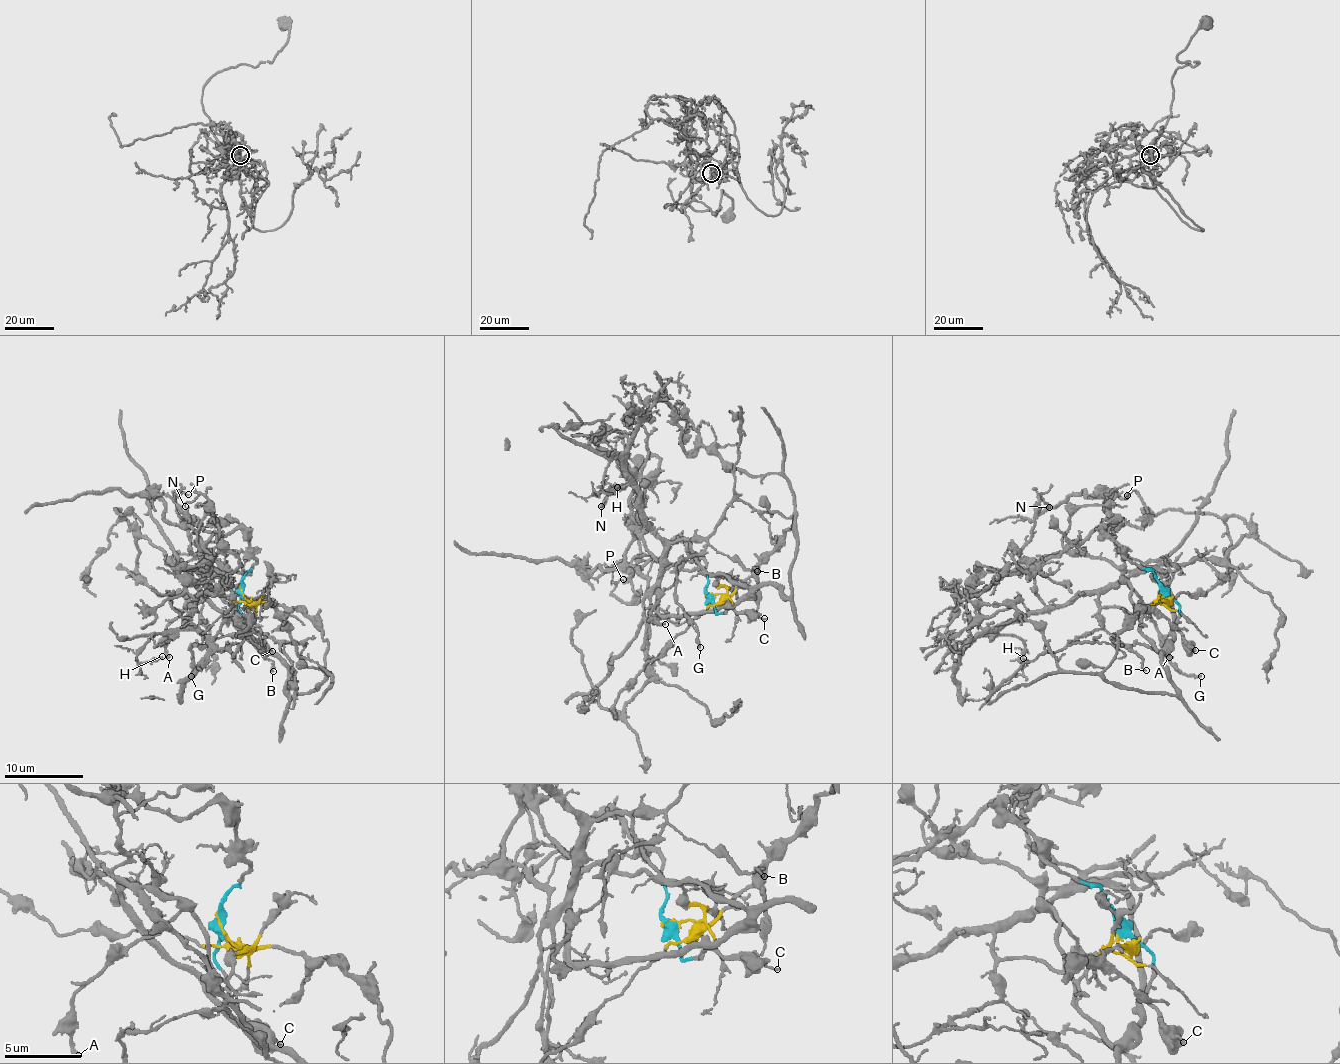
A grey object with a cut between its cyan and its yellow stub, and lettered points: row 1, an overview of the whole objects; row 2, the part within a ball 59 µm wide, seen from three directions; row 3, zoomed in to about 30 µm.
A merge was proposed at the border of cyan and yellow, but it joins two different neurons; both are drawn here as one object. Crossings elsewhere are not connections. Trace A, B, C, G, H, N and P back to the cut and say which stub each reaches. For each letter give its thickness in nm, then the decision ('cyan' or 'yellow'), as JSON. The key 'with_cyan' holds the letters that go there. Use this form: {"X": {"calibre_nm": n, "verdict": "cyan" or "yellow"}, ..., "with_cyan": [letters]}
{"A": {"calibre_nm": 240, "verdict": "yellow"}, "B": {"calibre_nm": 130, "verdict": "yellow"}, "C": {"calibre_nm": 150, "verdict": "cyan"}, "G": {"calibre_nm": 180, "verdict": "yellow"}, "H": {"calibre_nm": 180, "verdict": "yellow"}, "N": {"calibre_nm": 90, "verdict": "yellow"}, "P": {"calibre_nm": 120, "verdict": "cyan"}, "with_cyan": ["C", "P"]}

